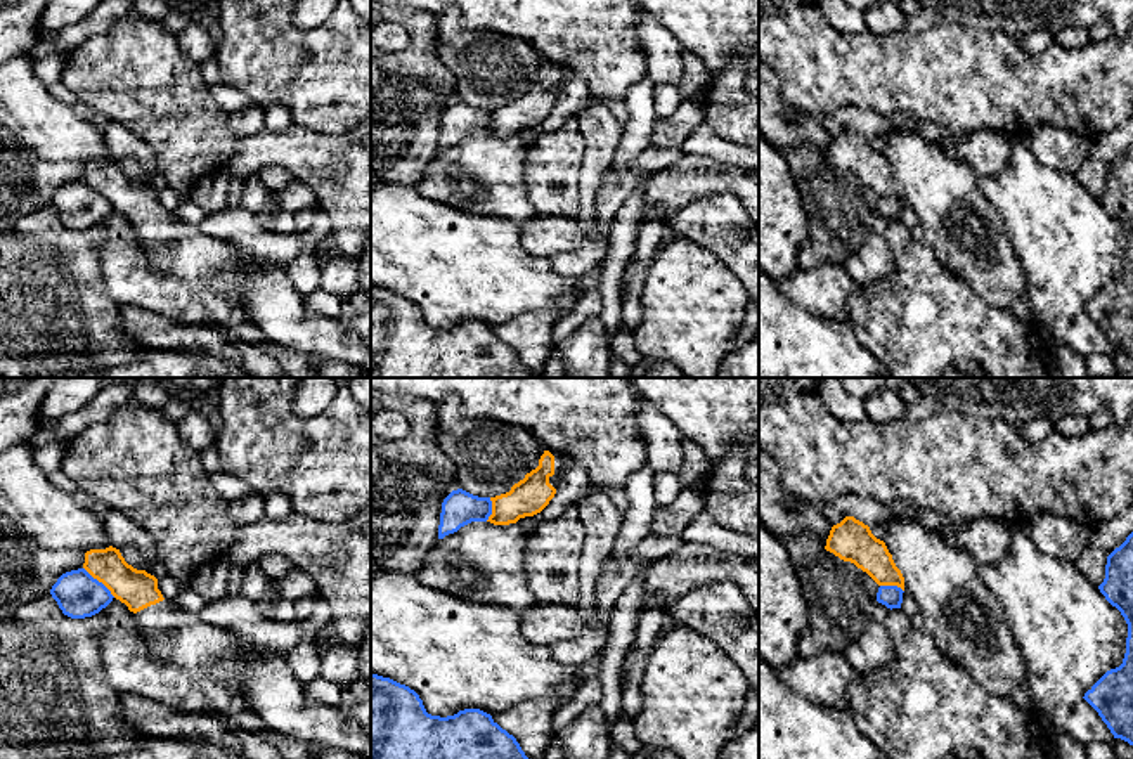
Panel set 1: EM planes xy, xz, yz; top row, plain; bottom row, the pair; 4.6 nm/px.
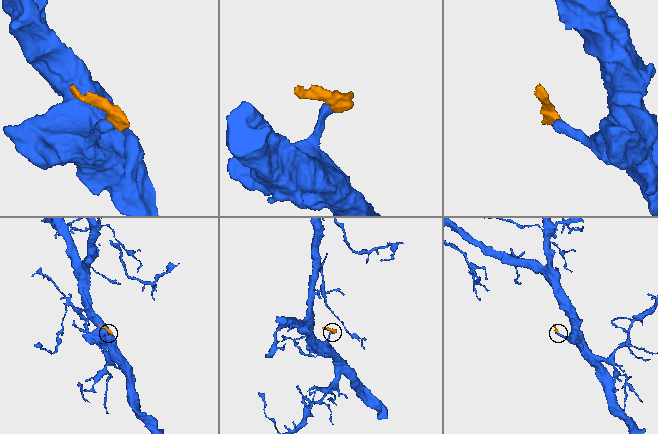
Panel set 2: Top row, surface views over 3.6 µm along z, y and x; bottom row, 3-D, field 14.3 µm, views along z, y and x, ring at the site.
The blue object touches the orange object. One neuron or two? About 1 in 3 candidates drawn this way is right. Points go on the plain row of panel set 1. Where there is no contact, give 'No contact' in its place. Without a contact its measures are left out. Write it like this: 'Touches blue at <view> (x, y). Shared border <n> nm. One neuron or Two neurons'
Touches blue at xy (97, 193). Shared border 200 nm. Two neurons

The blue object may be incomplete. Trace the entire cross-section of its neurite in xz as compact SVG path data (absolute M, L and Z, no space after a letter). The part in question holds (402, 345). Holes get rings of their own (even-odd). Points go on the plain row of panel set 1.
M371 286L371 378L534 378L534 373L490 326L464 321L447 329L431 328L414 302Z

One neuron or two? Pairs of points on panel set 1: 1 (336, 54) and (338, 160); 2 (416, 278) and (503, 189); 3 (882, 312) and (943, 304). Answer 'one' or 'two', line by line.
1: two
2: two
3: one

